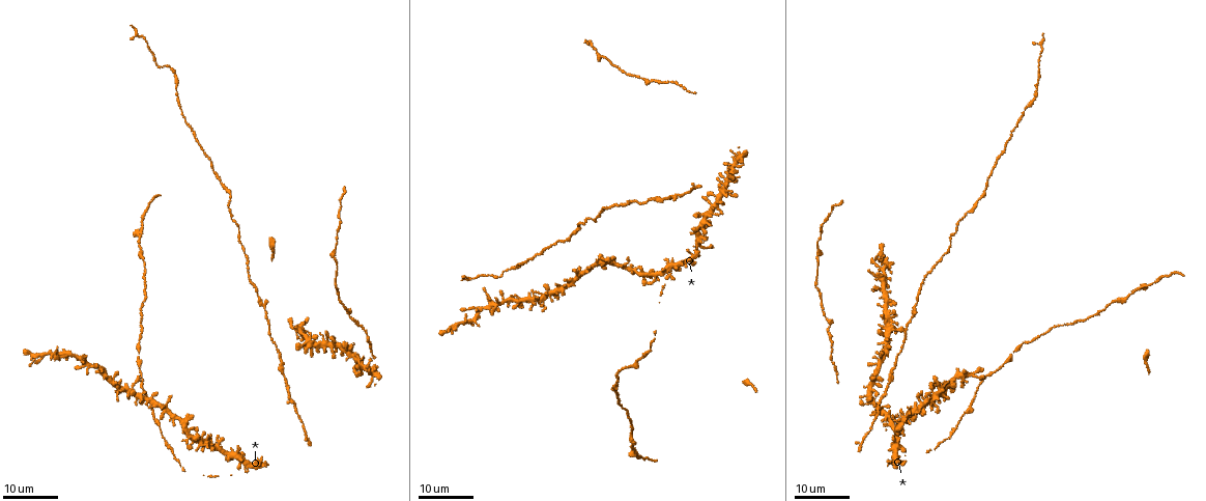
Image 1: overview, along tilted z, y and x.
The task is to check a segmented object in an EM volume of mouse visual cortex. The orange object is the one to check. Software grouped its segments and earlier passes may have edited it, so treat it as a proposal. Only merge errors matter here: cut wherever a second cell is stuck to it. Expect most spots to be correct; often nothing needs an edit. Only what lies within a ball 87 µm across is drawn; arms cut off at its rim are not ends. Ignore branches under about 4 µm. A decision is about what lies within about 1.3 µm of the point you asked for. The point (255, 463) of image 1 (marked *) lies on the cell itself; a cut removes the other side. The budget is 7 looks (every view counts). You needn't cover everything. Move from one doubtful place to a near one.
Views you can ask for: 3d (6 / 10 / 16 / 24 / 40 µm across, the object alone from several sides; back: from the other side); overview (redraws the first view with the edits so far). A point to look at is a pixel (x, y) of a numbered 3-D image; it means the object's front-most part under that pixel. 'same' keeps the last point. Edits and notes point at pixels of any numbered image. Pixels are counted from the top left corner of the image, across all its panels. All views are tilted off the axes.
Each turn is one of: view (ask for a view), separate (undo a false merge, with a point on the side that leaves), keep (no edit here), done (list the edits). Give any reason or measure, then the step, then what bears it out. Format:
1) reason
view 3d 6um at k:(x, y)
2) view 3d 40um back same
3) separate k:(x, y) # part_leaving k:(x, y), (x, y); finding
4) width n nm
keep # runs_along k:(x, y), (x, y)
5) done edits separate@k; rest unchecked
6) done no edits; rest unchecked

view 3d 16um at 1:(283, 367)

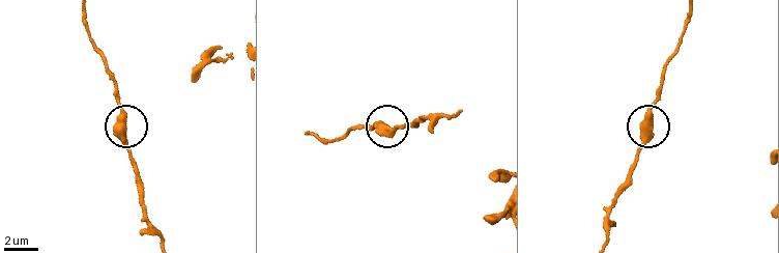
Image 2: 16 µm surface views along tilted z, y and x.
view 3d 10um at 2:(649, 125)

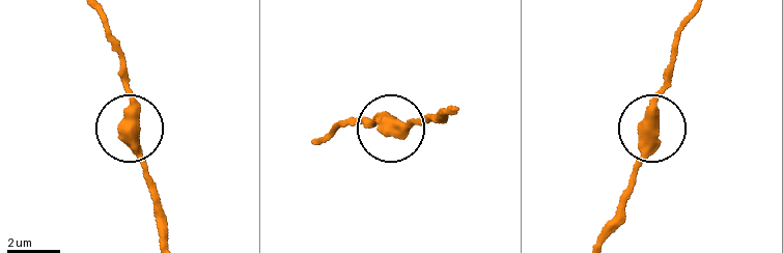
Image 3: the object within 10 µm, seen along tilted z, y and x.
side_arm 81 um
keep # continuous, no second cell

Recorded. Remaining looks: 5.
two arms in line, one across
view 3d 16um at 1:(266, 309)

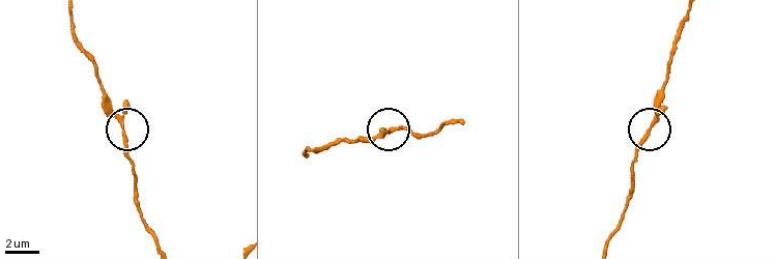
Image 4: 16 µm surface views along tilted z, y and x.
closer look
view 3d 10um at 4:(654, 122)

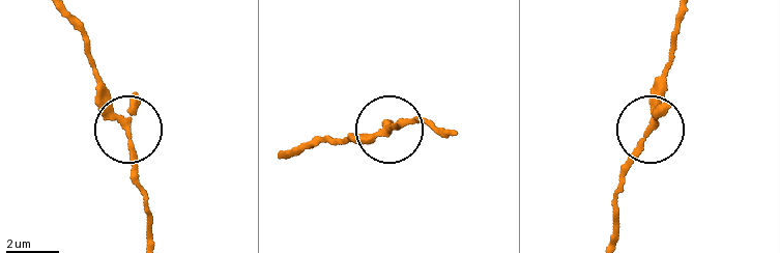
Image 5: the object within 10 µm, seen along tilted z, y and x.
arms 3
keep # runs_along 5:(151, 241), (148, 195), (124, 121), (94, 73); all the same cell

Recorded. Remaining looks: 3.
looks like a crossing
view 3d 16um at 1:(314, 344)

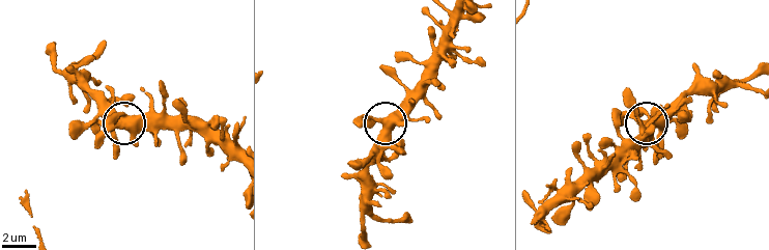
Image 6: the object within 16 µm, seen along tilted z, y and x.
zoom in
view 3d 6um at 6:(128, 124)

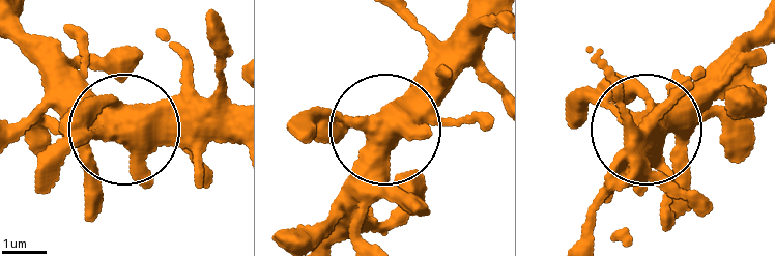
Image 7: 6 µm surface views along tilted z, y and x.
arms 4
keep # continuous, no second cell

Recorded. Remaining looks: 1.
done no edits; rest unchecked

